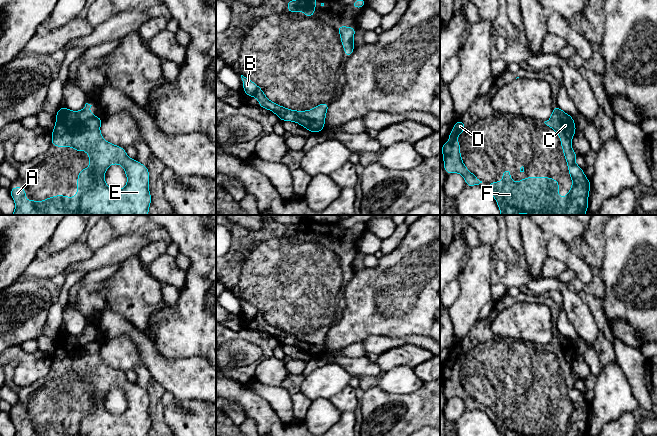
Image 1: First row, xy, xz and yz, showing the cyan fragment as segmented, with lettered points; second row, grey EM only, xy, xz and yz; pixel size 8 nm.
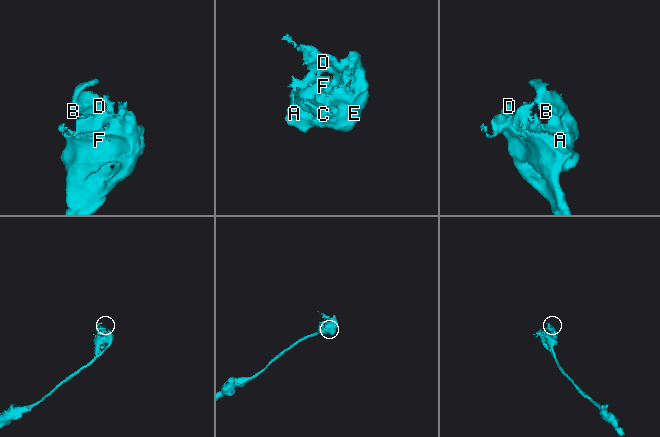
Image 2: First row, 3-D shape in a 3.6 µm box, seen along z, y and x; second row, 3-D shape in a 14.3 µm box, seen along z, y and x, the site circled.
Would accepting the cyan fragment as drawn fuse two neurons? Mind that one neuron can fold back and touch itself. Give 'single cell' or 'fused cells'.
single cell

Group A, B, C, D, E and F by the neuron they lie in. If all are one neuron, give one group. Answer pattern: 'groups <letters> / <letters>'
groups A B C D E F

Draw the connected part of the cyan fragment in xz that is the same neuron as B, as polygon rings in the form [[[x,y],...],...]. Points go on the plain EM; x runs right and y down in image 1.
[[[241,299],[243,305],[244,317],[248,320],[256,321],[259,324],[258,331],[268,333],[274,336],[281,345],[297,346],[305,351],[311,357],[317,357],[325,354],[325,340],[330,327],[324,326],[317,331],[307,335],[290,334],[276,327],[271,326],[265,319],[263,314],[253,305]]]

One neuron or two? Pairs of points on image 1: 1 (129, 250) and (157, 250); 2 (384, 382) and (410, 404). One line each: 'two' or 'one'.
1: two
2: two

